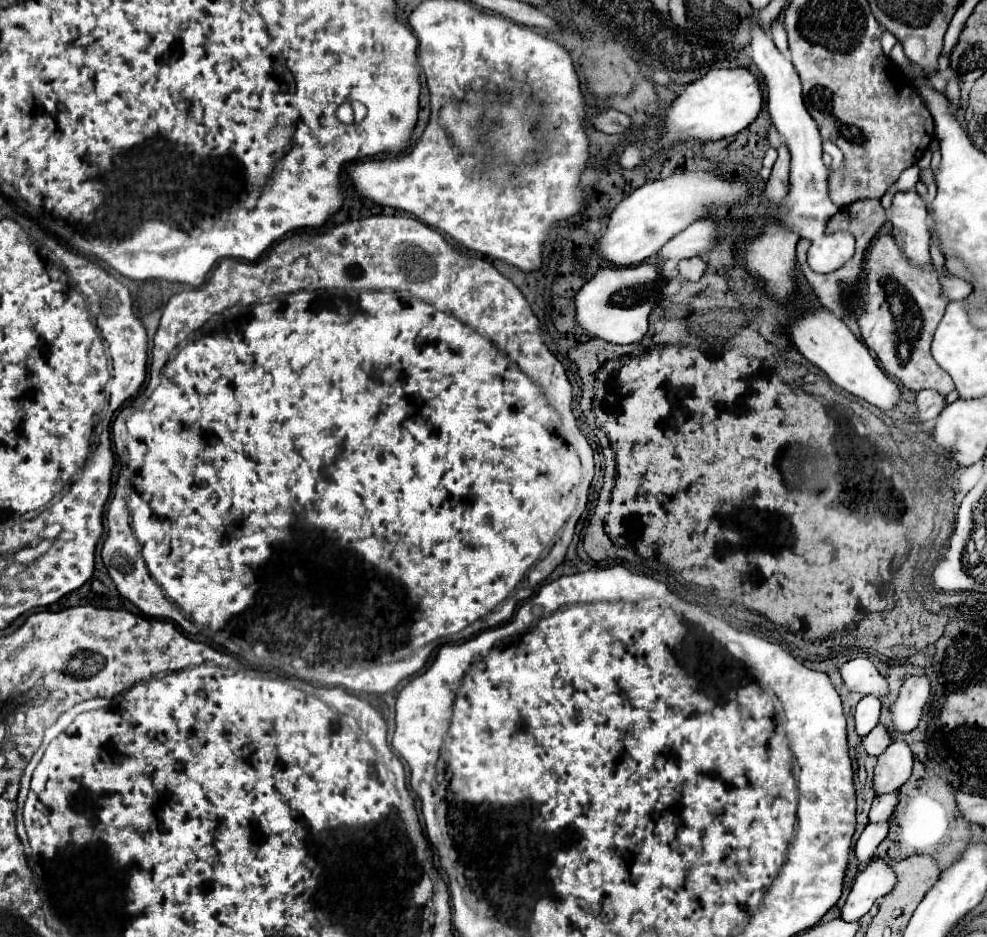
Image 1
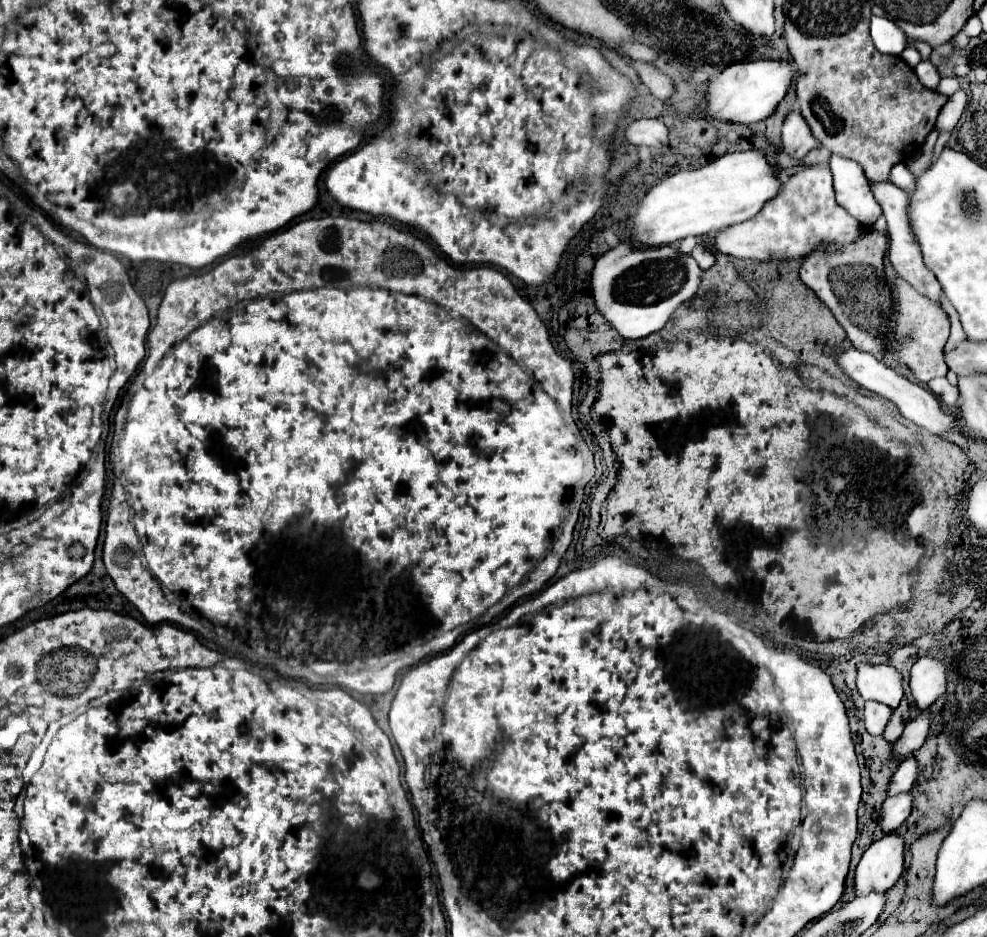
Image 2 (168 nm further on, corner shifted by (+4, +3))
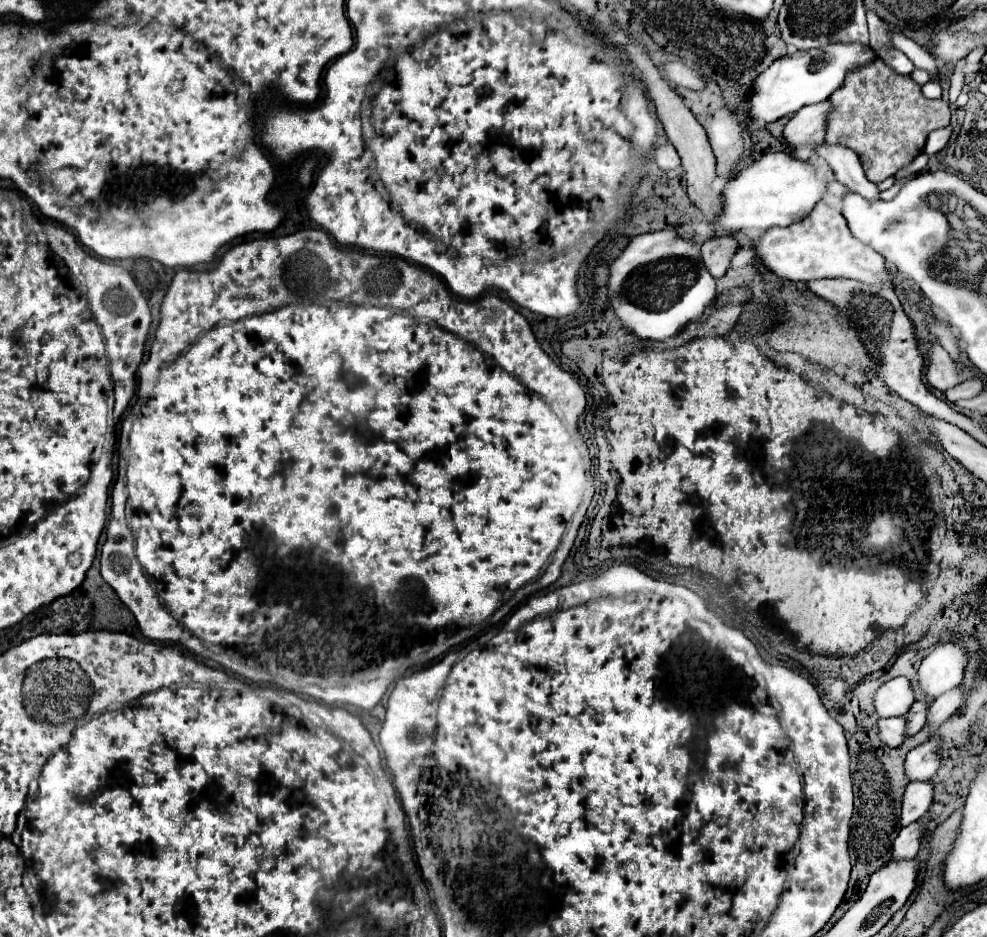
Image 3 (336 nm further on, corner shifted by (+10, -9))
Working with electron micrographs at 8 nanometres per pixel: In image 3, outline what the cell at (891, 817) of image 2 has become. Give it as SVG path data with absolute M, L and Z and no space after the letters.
M920 782L920 784L908 784L902 796L902 814L900 814L900 826L908 826L916 820L920 820L928 804L932 802L932 784Z

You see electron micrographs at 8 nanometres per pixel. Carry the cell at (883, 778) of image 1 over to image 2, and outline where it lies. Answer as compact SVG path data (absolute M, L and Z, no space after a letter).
M924 710L914 720L910 720L904 728L902 738L898 738L898 742L894 744L894 756L898 760L904 760L910 754L914 754L924 744L926 736L930 732L930 724L932 724L932 712L930 710Z

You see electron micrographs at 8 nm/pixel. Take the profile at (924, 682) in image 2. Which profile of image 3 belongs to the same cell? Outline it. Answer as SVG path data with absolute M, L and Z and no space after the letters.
M958 644L936 646L918 668L918 686L928 698L938 698L962 682L966 652Z

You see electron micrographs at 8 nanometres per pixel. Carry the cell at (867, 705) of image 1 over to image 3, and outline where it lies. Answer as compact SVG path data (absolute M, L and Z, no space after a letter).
M880 718L878 736L890 748L900 746L904 742L904 718Z

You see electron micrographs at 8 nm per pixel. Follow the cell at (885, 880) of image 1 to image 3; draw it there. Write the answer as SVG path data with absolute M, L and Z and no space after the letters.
M912 822L910 826L902 828L900 834L896 836L890 854L886 856L886 862L898 862L898 860L910 860L918 854L920 842L922 842L922 828L924 822Z

